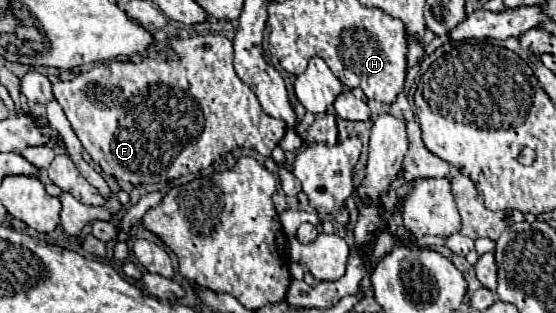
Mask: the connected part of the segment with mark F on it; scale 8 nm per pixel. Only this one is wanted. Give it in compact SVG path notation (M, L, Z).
M222 34L190 38L172 36L170 46L176 52L174 60L108 60L88 72L82 72L70 82L54 84L54 98L64 108L72 130L90 158L106 170L106 174L114 174L118 180L130 180L132 184L156 184L208 168L236 146L254 148L260 154L270 156L288 126L284 120L268 116L256 94L238 78L232 66L232 42Z

